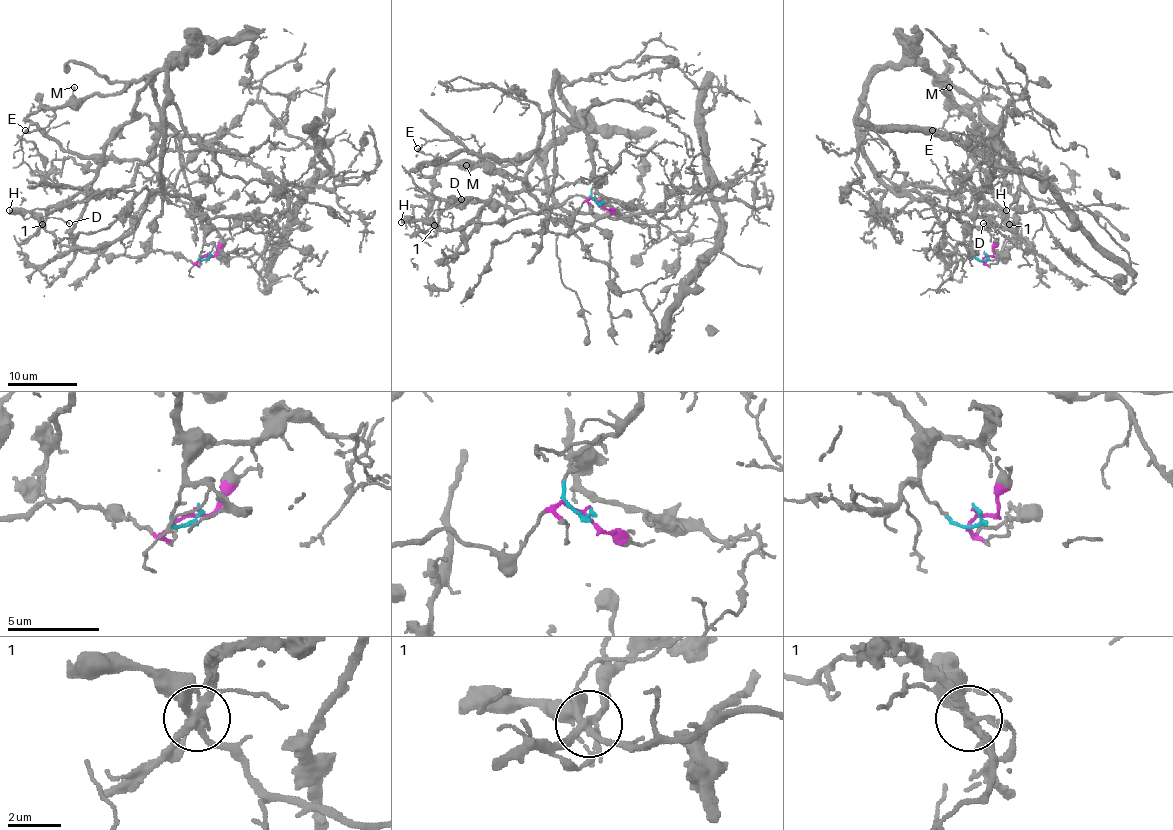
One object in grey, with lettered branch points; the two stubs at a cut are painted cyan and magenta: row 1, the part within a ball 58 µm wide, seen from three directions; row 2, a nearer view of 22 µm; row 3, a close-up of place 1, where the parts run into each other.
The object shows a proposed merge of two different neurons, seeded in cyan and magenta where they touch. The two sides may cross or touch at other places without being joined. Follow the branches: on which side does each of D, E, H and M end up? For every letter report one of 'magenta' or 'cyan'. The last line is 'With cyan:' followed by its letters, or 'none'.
D: magenta
E: cyan
H: magenta
M: cyan
With cyan: E, M

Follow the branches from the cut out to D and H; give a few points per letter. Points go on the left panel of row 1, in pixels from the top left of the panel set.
D: (209, 255), (195, 262), (160, 250), (137, 257), (83, 253), (62, 244), (40, 222), (42, 217), (69, 224)
H: (209, 255), (195, 262), (160, 250), (137, 257), (83, 253), (62, 244), (28, 211), (9, 210)

